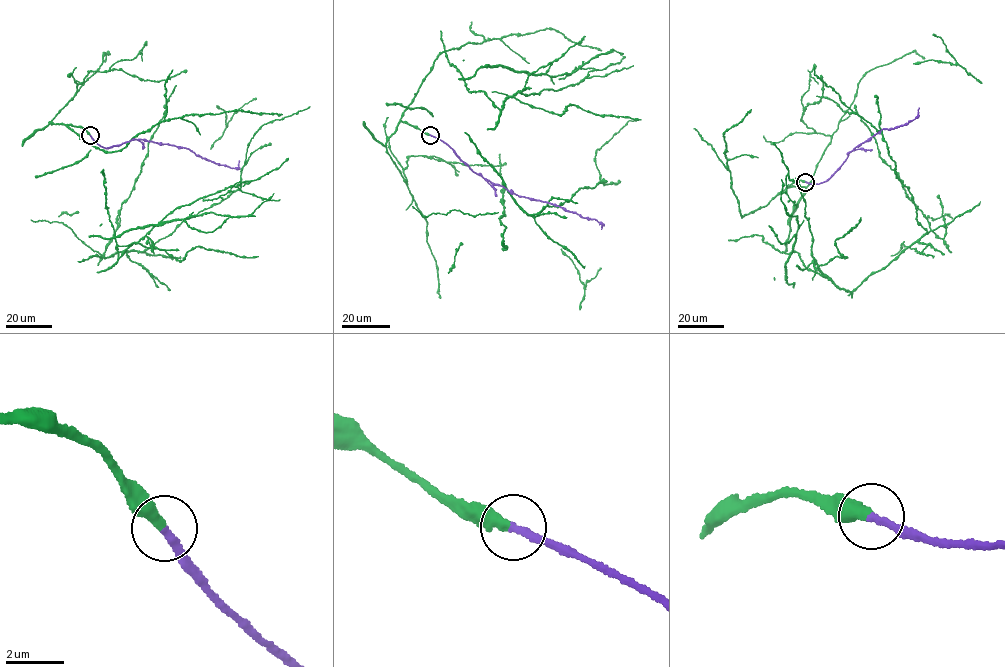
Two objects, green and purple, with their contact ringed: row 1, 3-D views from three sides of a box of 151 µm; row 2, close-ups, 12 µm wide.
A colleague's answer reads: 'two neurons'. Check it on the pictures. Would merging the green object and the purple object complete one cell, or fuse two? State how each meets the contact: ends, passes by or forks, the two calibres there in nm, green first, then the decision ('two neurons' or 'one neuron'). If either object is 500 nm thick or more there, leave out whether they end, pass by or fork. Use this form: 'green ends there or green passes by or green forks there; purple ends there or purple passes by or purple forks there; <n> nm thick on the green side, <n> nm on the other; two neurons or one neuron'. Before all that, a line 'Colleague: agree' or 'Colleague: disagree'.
Colleague: disagree
green ends there; purple ends there; 360 nm thick on the green side, 260 nm on the other; one neuron

